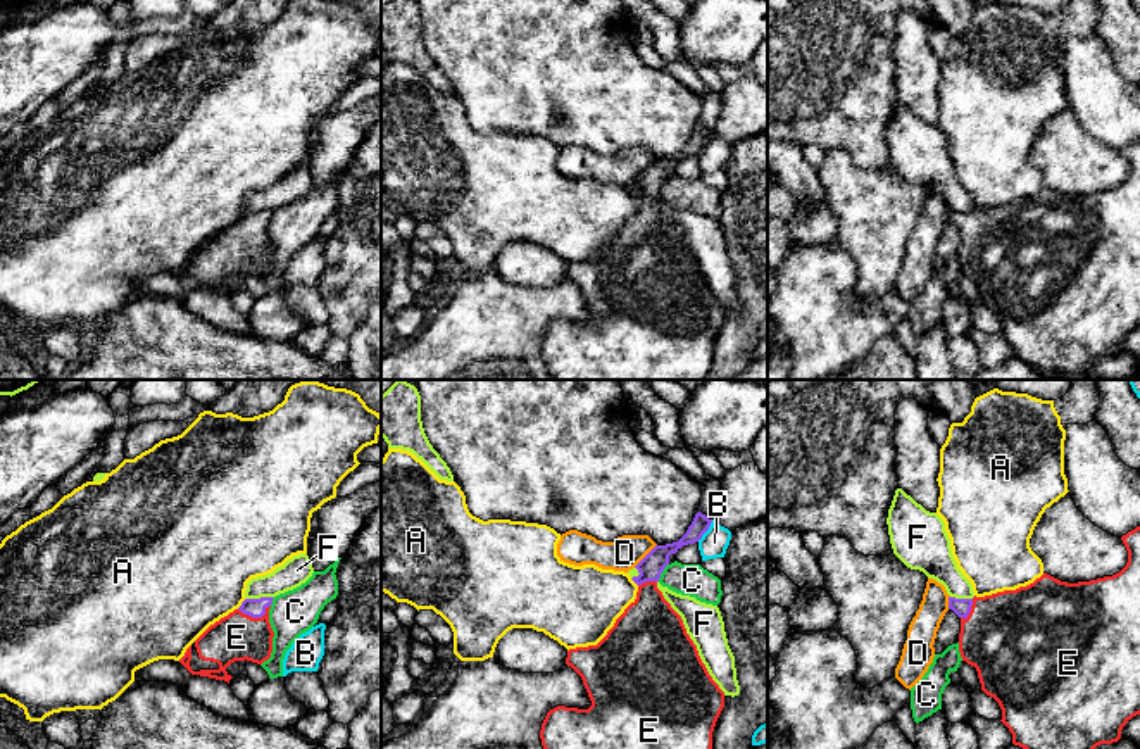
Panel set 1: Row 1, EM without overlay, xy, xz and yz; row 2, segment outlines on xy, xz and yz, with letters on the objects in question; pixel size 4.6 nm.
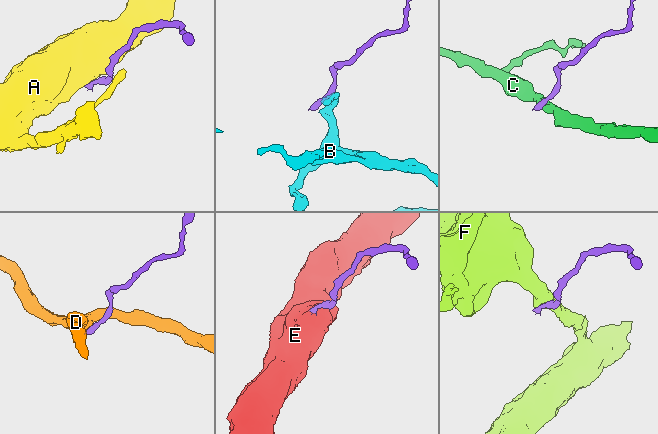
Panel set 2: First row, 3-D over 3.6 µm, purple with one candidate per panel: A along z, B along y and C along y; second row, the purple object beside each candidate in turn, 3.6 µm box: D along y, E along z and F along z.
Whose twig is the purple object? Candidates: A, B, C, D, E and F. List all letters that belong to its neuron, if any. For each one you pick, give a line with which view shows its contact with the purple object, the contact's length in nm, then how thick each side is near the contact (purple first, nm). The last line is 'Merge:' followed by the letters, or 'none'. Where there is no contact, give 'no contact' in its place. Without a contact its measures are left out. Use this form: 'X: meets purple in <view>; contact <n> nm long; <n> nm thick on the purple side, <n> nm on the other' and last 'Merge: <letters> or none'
E: meets purple in xy; contact 150 nm long; 90 nm thick on the purple side, 220 nm on the other
Merge: E

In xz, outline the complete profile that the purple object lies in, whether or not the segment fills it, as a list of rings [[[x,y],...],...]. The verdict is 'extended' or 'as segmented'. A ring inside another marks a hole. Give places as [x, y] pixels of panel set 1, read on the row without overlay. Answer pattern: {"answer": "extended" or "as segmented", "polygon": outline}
{"answer": "extended", "polygon": [[[700,124],[686,147],[673,157],[655,159],[635,181],[638,190],[636,212],[616,233],[614,240],[597,257],[567,264],[566,278],[583,293],[592,319],[588,323],[557,319],[542,337],[540,352],[552,380],[705,380],[712,362],[712,345],[724,321],[724,305],[709,288],[697,259],[686,247],[681,230],[657,202],[669,169],[683,159],[695,157],[709,143],[712,133]]]}

